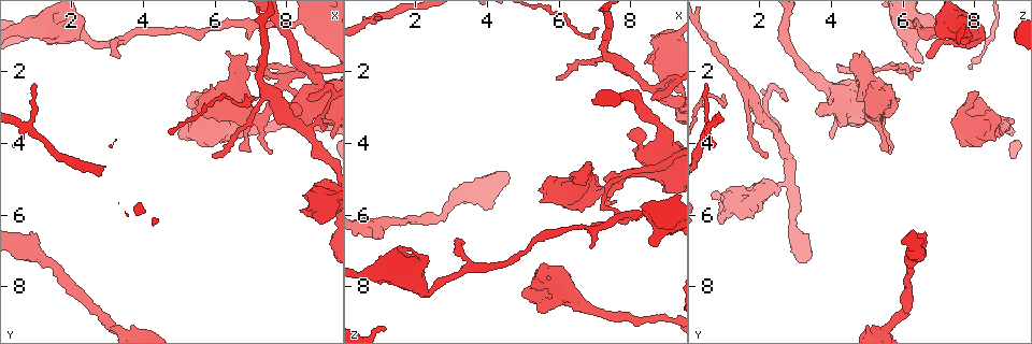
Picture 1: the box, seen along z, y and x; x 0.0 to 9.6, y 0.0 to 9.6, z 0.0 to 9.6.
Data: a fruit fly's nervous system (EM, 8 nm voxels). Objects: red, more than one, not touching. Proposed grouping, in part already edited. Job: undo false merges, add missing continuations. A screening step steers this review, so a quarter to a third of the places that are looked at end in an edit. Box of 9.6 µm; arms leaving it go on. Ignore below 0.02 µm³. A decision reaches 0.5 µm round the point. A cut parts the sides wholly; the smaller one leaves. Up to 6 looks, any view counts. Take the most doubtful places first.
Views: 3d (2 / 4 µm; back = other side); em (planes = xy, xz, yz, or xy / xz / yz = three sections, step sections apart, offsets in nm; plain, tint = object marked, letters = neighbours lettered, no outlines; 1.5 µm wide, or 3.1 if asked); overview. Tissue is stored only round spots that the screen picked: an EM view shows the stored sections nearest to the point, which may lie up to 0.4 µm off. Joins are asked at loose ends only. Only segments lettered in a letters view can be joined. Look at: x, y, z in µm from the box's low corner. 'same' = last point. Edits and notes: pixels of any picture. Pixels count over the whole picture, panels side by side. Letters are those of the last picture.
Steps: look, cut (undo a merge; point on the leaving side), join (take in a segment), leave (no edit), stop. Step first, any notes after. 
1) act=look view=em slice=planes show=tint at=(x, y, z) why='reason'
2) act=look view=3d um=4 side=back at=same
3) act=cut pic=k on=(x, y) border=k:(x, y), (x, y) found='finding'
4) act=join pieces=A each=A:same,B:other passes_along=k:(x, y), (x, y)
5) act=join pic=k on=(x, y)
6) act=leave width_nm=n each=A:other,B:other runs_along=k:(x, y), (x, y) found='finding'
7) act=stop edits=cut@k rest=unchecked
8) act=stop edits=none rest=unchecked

act=look view=em slice=planes show=tint at=(9.15, 5.20, 2.30) why='thick turns thin'

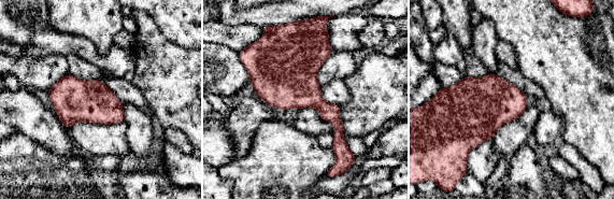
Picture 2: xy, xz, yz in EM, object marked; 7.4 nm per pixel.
act=look view=em slice=planes show=letters at=same

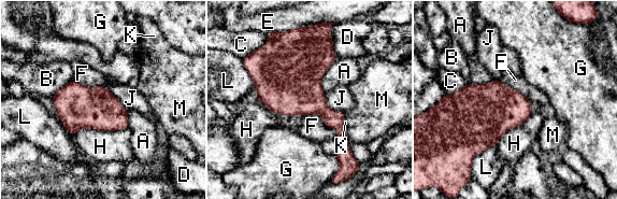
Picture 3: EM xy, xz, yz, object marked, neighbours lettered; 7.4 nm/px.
act=leave each=A:other,B:other,C:other,D:other,E:other,F:other,G:other,H:other,J:other,K:other,L:other,M:other found='all the same neuron'

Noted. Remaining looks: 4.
act=look view=em slice=planes show=letters at=(9.15, 3.55, 8.90) why='a narrow waist'

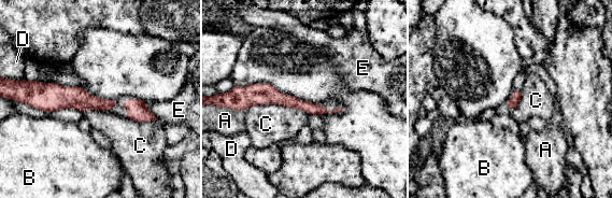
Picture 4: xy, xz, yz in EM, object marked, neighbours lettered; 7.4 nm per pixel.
act=leave each=A:other,B:other,C:other,D:other,E:other runs_along=4:(33, 92), (128, 103), (152, 117) found='all the same neuron'

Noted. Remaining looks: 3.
act=look view=em slice=xy step=8 show=letters at=(6.80, 2.05, 6.45) why='tapers out'

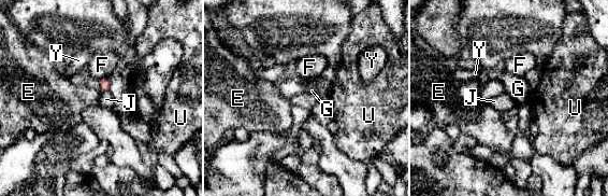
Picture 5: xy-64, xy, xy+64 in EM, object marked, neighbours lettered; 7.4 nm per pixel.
act=look view=em slice=planes show=letters at=same why='another direction'

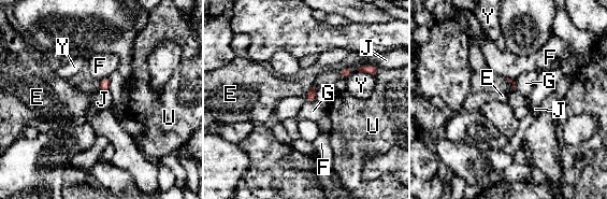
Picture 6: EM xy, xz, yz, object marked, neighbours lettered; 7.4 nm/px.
act=leave each=E:other,F:other,G:other,J:other,U:other,Y:other border=6:(352, 70), (348, 75), (337, 71) found='no lettered segment goes on from it'

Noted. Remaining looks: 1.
act=stop edits=none rest=unchecked

